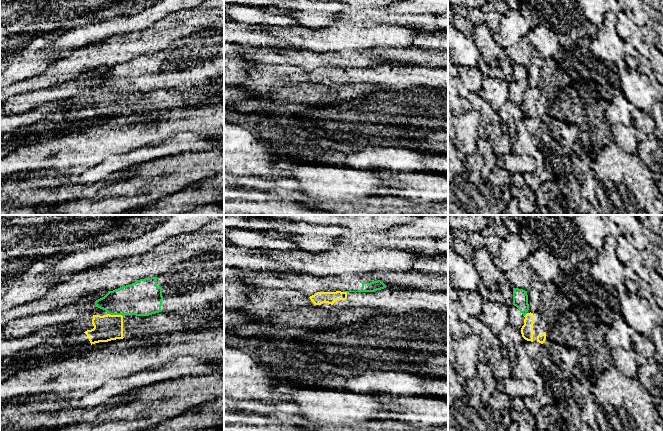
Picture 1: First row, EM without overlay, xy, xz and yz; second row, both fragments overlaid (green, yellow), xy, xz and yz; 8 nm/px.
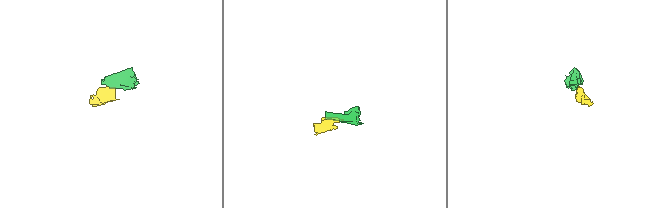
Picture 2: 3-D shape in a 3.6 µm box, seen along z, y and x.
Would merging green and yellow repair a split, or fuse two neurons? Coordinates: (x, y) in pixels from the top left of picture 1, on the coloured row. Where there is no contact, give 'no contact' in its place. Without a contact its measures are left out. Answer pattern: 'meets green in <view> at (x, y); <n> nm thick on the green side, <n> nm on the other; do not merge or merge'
meets green in xy at (115, 314); 280 nm thick on the green side, 220 nm on the other; do not merge

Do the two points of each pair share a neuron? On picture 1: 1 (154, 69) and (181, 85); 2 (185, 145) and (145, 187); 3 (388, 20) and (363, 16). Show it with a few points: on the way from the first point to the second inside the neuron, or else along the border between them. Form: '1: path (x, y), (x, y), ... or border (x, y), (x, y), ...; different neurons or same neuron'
1: path (159, 75), (171, 75), (174, 78); same neuron
2: border (200, 151), (187, 151), (154, 159); different neurons
3: path (382, 17), (369, 17); same neuron

